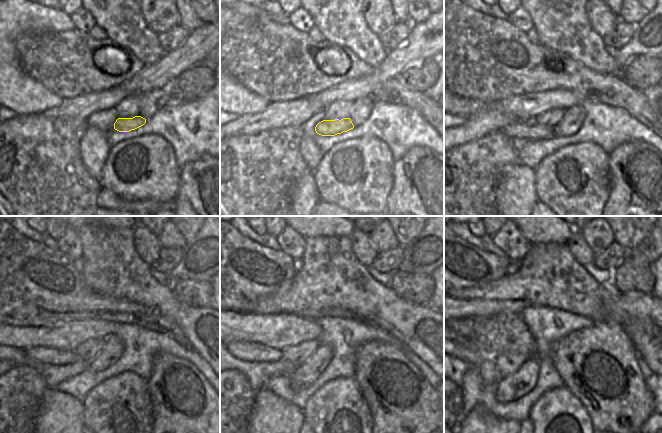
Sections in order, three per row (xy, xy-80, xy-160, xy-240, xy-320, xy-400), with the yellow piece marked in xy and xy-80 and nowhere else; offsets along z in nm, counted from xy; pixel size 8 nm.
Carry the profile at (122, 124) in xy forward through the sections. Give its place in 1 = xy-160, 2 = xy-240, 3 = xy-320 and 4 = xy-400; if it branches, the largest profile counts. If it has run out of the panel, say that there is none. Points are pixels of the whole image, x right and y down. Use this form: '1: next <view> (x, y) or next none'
1: next xy-160 (518, 129)
2: next xy-240 (38, 354)
3: next xy-320 (247, 351)
4: next xy-400 (465, 350)

